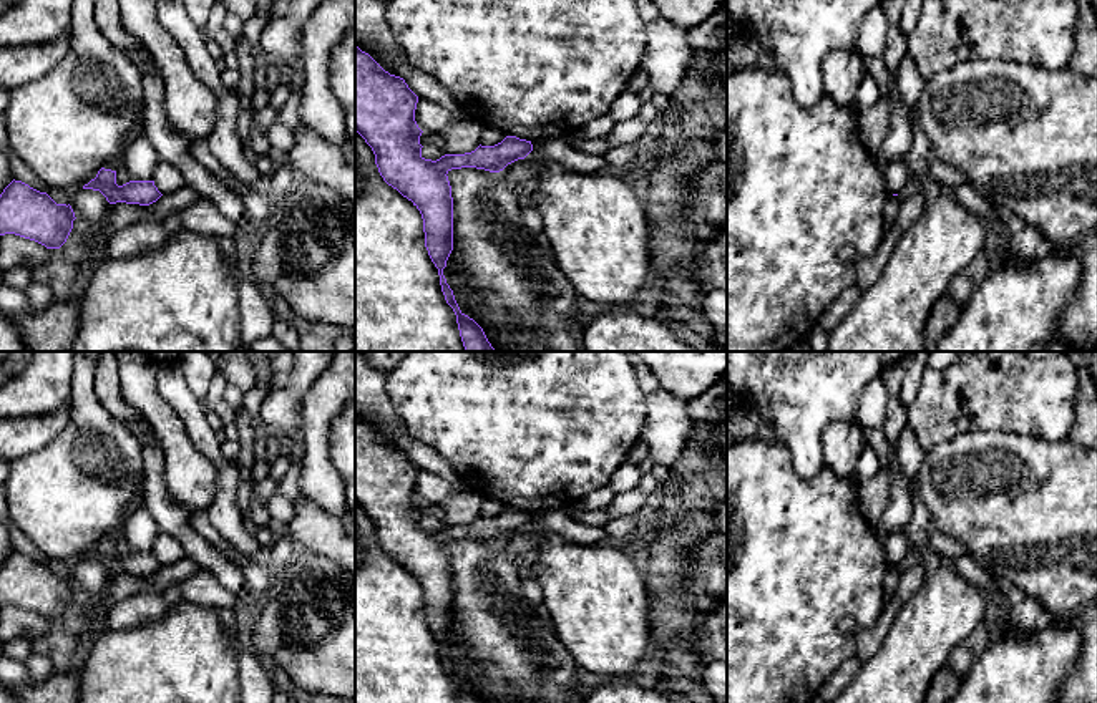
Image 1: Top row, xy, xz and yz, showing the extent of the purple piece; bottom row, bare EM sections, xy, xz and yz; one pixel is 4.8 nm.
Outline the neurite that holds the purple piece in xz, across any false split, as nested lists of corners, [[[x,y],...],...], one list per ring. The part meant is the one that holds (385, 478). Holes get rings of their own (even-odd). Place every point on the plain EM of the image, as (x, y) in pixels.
[[[355,416],[355,502],[375,526],[383,552],[413,574],[423,590],[425,618],[438,640],[441,663],[456,686],[460,703],[483,703],[465,686],[446,655],[443,640],[453,622],[453,569],[448,544],[476,539],[500,544],[524,531],[531,512],[506,507],[495,517],[478,517],[465,526],[445,526],[436,532],[422,527],[422,501],[415,492],[418,468],[403,449],[385,443]]]

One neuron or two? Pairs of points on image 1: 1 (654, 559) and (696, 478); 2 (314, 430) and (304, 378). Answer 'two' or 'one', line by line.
1: one
2: two

